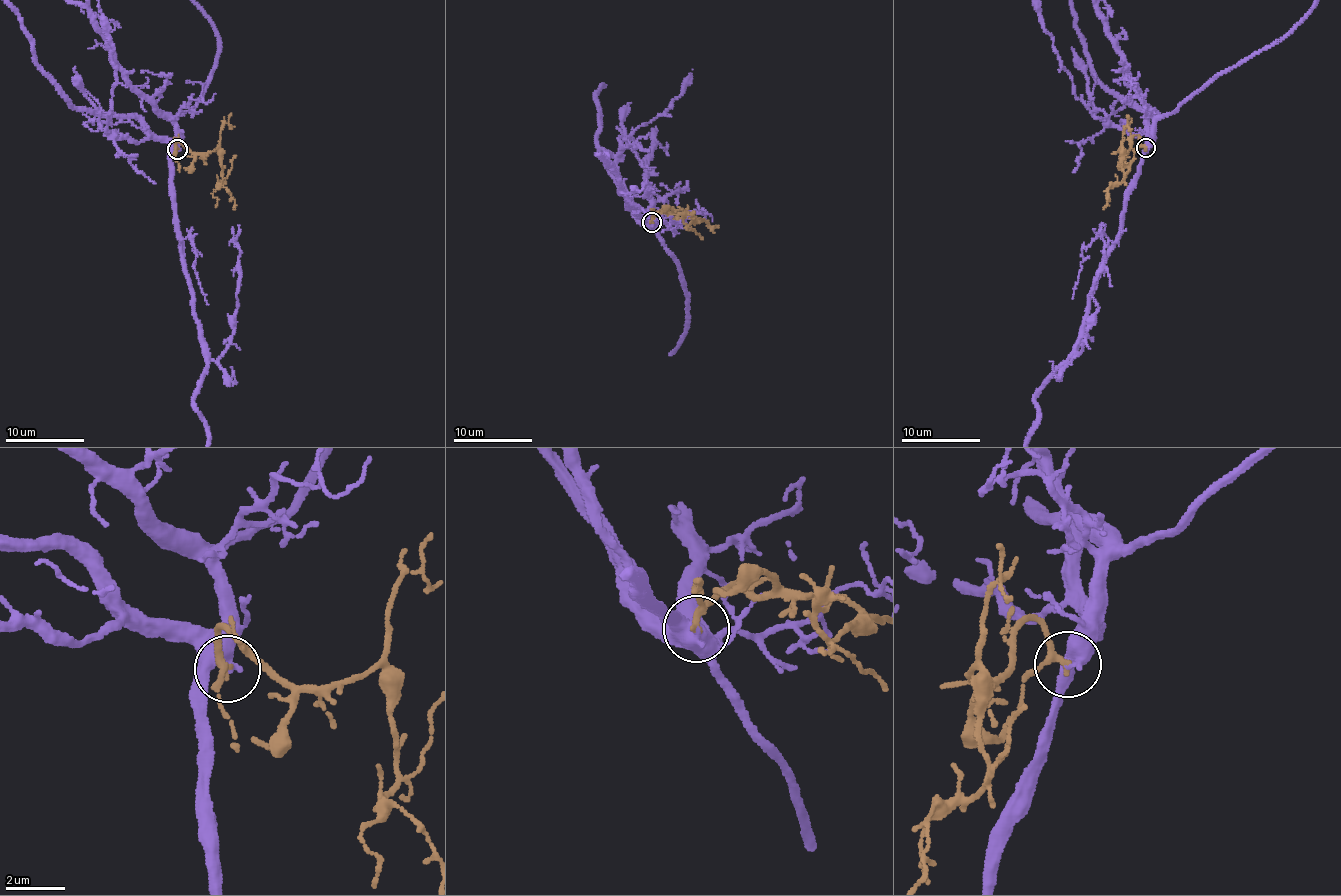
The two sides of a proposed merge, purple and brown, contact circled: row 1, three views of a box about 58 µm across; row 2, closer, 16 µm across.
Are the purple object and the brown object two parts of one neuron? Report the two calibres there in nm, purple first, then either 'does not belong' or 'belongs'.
calibres 340 and 200 nm; belongs

